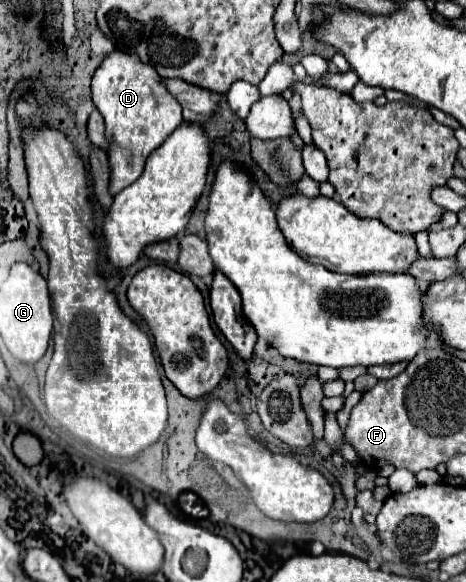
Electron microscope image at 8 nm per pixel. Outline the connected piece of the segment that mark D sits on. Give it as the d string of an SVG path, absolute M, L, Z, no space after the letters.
M113 49L105 55L103 63L93 75L91 93L95 107L105 119L105 135L111 141L109 165L111 165L111 193L119 193L131 185L145 167L145 159L155 151L183 121L181 105L165 89L163 79L151 65L139 61L129 53Z

